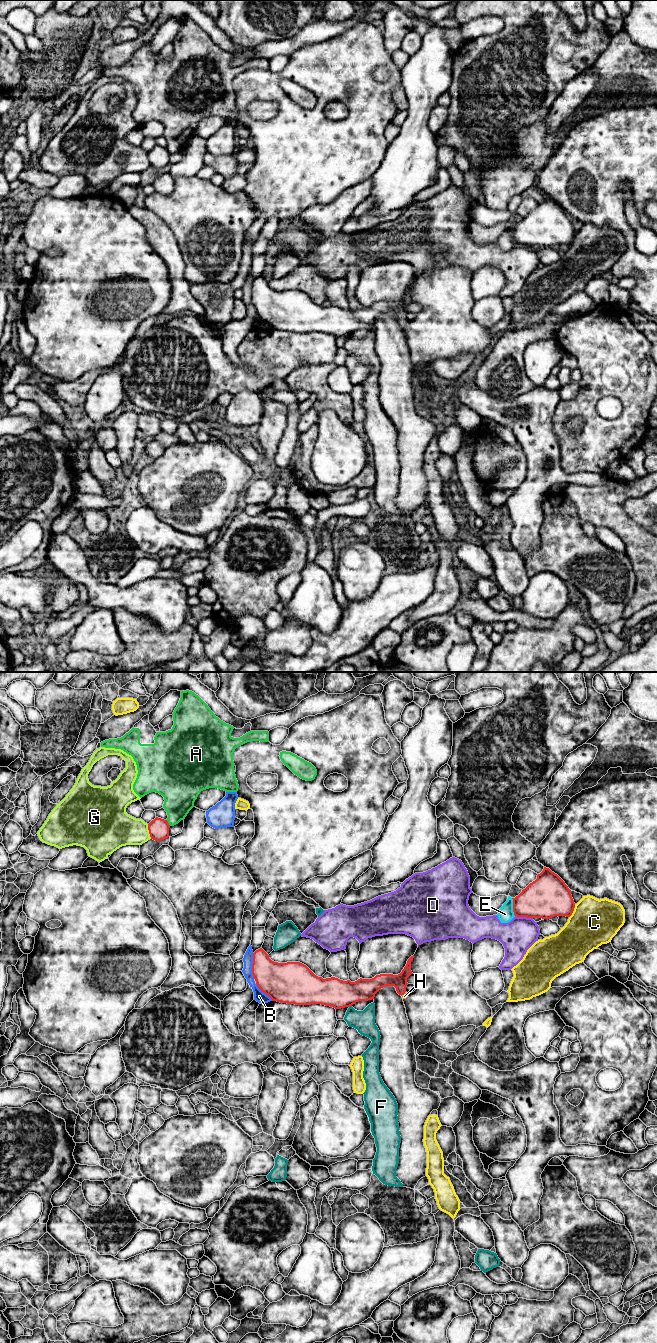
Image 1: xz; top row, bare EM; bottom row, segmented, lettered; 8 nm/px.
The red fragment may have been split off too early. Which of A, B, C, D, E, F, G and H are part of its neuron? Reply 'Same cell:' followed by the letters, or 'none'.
Same cell: H

